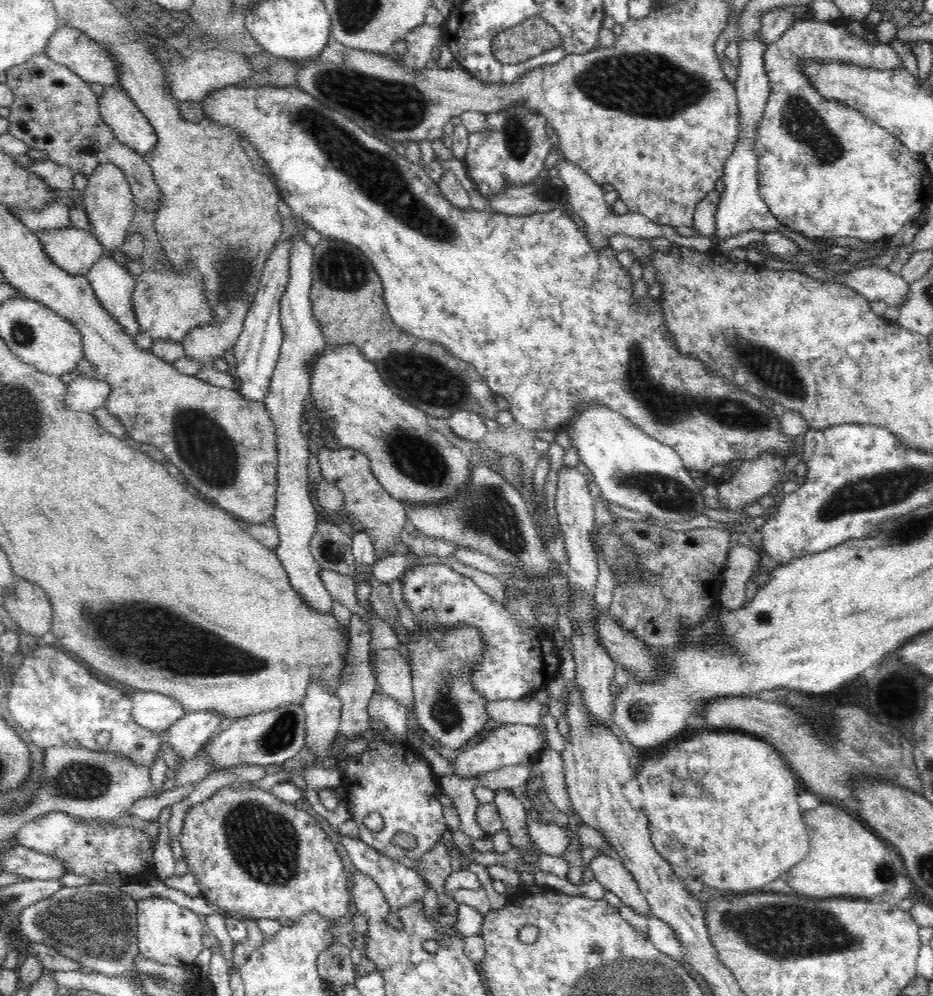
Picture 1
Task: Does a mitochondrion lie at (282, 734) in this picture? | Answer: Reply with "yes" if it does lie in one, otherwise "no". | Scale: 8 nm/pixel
yes

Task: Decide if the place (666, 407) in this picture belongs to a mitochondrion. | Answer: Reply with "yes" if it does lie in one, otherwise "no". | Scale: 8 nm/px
yes

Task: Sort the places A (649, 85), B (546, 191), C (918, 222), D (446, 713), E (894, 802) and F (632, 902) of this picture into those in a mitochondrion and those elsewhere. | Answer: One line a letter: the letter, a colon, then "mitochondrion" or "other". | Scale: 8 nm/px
A: mitochondrion
B: mitochondrion
C: other
D: mitochondrion
E: other
F: other

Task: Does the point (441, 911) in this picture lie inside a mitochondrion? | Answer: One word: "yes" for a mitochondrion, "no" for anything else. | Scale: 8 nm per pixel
no

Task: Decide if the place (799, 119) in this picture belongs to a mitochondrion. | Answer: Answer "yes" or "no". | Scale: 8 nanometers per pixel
yes

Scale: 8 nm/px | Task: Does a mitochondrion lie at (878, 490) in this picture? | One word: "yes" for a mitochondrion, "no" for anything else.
yes

